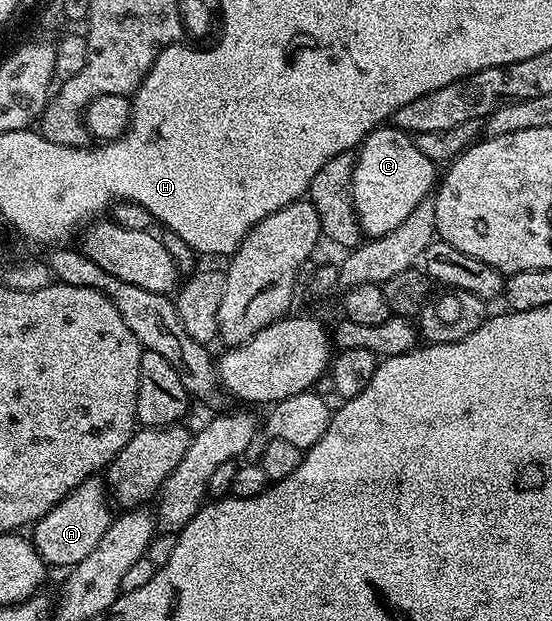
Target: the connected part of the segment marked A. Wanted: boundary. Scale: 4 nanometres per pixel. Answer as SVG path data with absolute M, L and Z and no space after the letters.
M98 476L89 477L35 522L31 531L32 545L50 566L70 568L85 559L85 555L89 555L97 543L101 543L101 535L109 531L113 520L111 509L113 510L113 505L106 484Z

